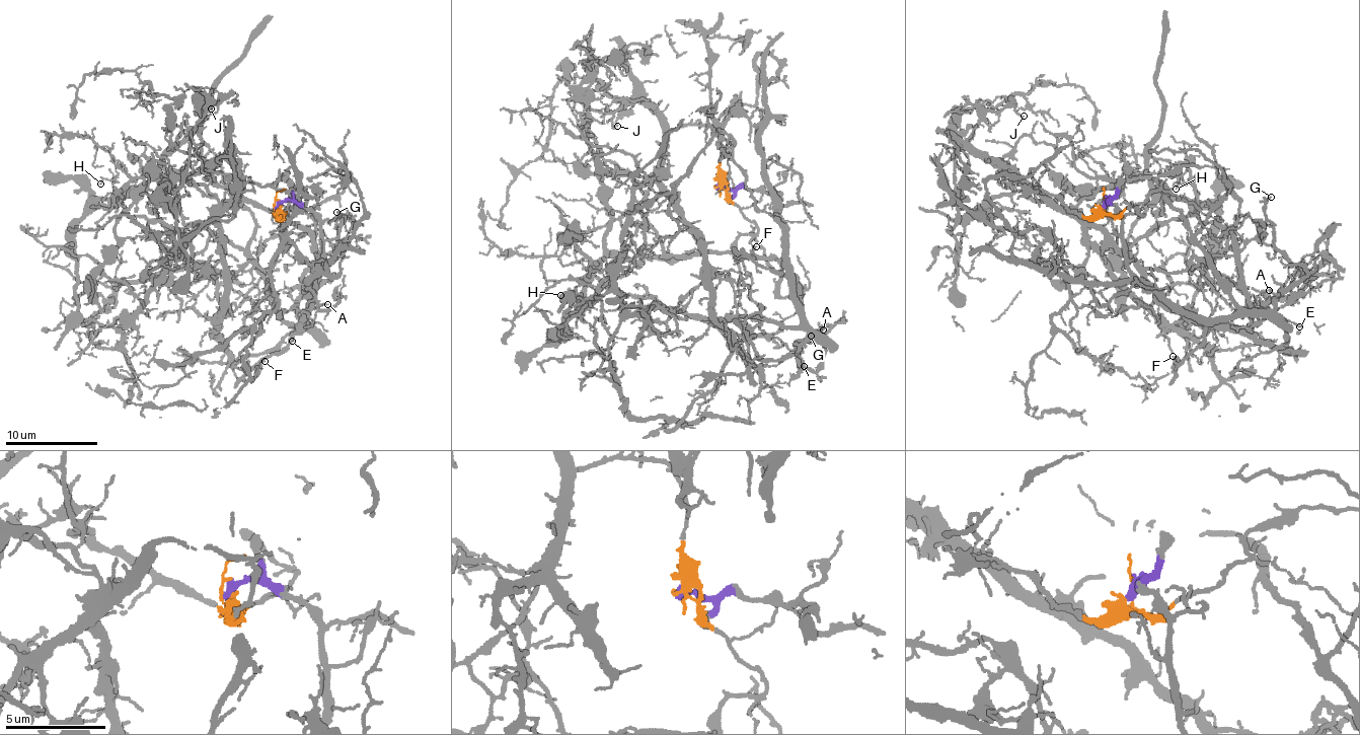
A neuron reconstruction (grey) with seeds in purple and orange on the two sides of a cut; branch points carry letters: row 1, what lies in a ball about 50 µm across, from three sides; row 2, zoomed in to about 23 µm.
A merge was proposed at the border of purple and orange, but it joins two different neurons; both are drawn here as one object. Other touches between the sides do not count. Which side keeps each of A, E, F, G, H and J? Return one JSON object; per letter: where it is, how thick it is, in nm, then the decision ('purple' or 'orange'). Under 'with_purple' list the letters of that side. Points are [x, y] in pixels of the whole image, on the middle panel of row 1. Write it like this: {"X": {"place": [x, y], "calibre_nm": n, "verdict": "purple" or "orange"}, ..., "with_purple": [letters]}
{"A": {"place": [823, 329], "calibre_nm": 140, "verdict": "purple"}, "E": {"place": [804, 366], "calibre_nm": 130, "verdict": "purple"}, "F": {"place": [756, 246], "calibre_nm": 100, "verdict": "purple"}, "G": {"place": [811, 336], "calibre_nm": 130, "verdict": "purple"}, "H": {"place": [560, 295], "calibre_nm": 110, "verdict": "orange"}, "J": {"place": [617, 126], "calibre_nm": 110, "verdict": "orange"}, "with_purple": ["A", "E", "F", "G"]}

